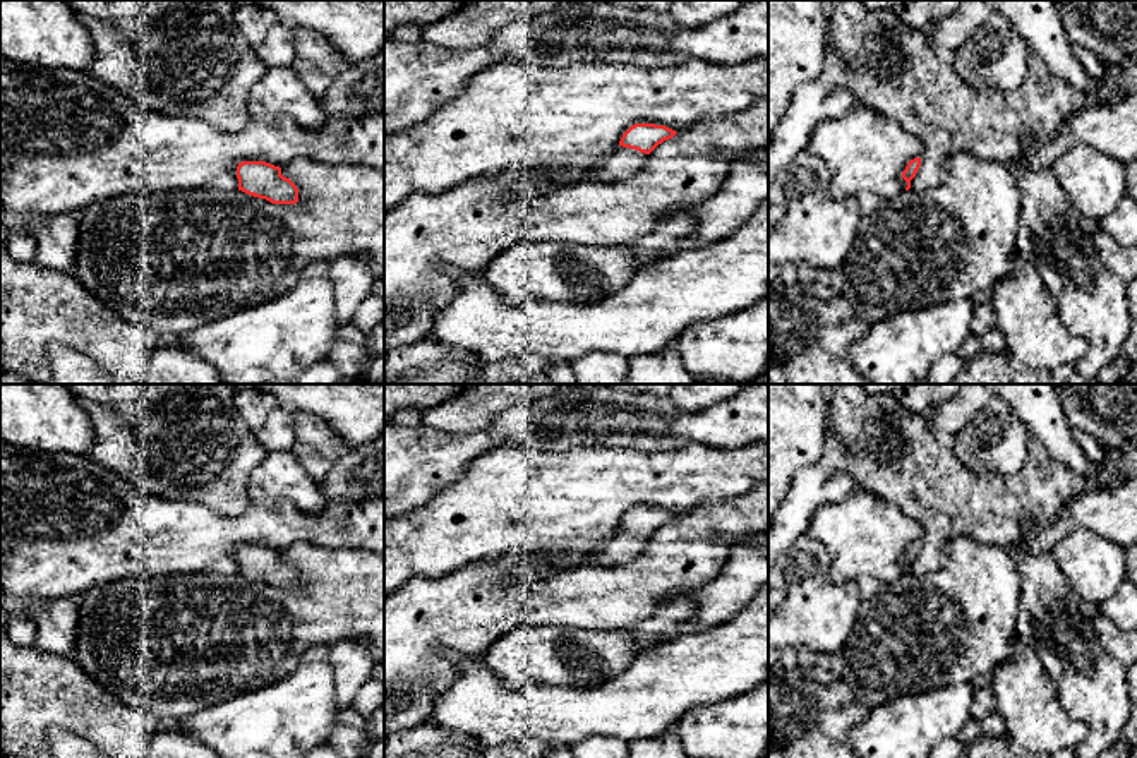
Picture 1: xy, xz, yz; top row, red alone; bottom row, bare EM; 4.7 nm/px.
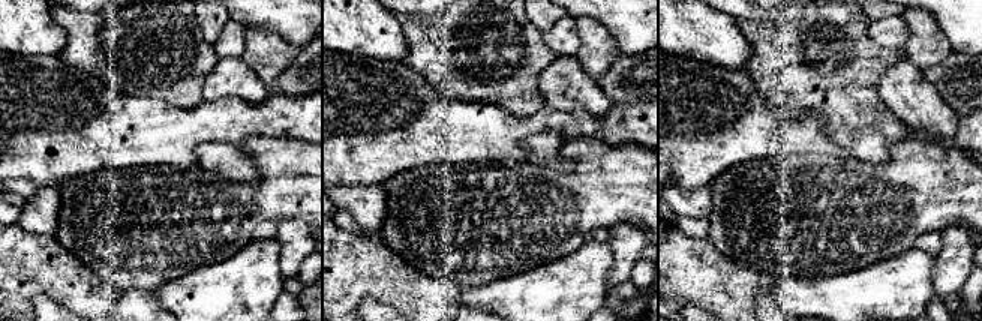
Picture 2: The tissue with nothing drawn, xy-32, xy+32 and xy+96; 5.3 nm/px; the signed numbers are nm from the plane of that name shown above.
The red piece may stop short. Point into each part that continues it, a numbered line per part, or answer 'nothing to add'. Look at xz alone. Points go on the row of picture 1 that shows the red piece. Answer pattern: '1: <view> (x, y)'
1: xz (621, 163)

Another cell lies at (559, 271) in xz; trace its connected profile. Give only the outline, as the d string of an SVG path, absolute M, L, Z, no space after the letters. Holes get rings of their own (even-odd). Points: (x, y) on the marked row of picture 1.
M528 240L496 256L480 276L513 305L526 297L590 304L611 297L638 271L628 245Z

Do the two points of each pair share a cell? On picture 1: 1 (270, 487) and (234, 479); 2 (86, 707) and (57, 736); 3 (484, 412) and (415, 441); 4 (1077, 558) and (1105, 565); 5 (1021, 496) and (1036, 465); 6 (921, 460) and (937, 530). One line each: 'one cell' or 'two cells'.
1: two cells
2: two cells
3: two cells
4: one cell
5: one cell
6: one cell

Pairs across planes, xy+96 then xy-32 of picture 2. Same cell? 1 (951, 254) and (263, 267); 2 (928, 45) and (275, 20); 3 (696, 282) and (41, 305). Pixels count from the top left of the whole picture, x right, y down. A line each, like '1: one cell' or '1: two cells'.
1: two cells
2: two cells
3: two cells

